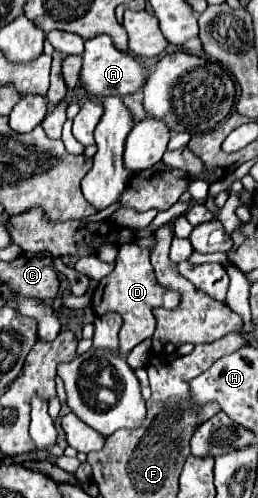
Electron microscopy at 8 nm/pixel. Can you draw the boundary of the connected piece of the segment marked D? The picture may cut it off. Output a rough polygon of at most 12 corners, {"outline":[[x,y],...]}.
{"outline":[[124,244],[98,314],[122,316],[120,350],[154,334],[154,308],[180,294],[158,284],[150,250]]}

